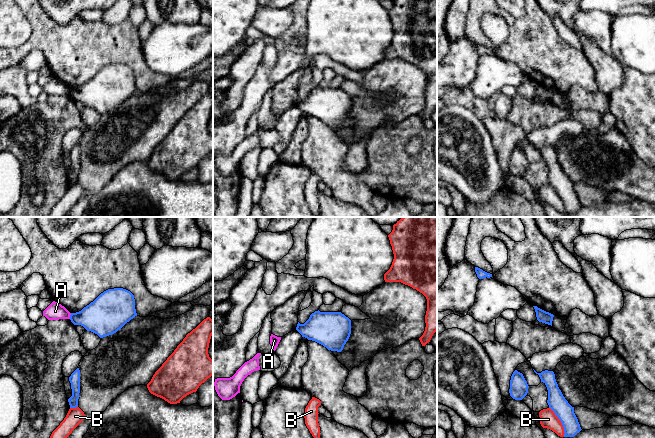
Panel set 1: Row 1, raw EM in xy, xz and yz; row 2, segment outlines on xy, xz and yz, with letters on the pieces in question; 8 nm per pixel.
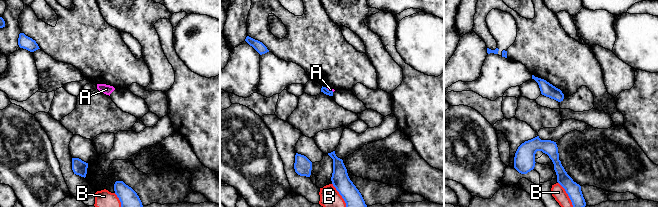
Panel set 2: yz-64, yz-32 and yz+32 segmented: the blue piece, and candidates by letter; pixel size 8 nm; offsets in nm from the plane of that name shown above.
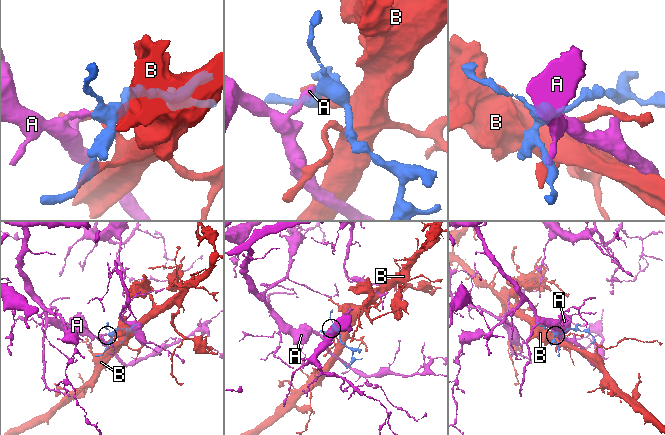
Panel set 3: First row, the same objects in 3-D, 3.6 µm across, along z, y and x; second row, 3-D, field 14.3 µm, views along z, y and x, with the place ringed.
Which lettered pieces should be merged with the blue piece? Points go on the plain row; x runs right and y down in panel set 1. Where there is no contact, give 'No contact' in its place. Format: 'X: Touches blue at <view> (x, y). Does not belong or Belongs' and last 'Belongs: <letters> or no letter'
A: Touches blue at xy (70, 92). Does not belong
B: Touches blue at yz (561, 198). Does not belong
Belongs: no letter

